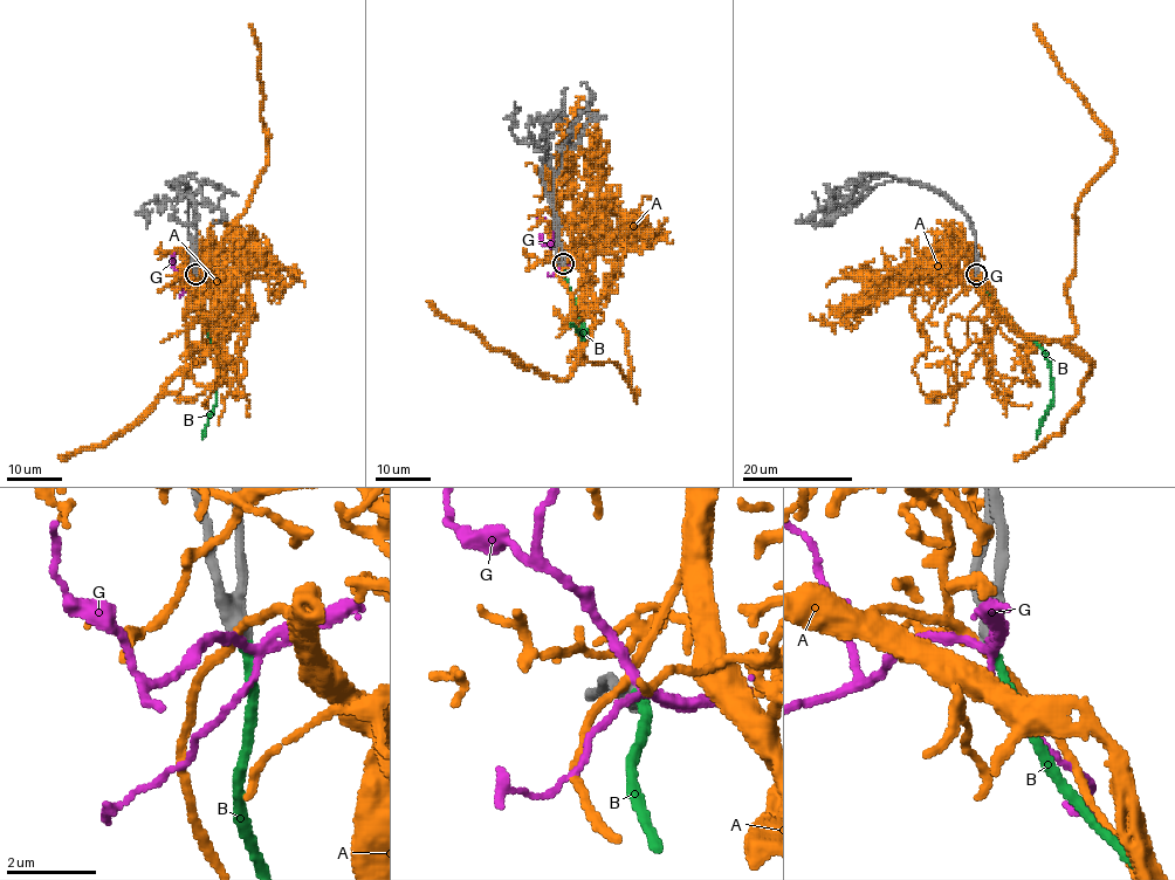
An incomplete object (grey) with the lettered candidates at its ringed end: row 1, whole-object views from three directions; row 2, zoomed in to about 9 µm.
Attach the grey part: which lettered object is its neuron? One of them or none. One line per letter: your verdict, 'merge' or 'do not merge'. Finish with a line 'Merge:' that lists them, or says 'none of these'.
A: do not merge
B: merge
G: do not merge
Merge: B

